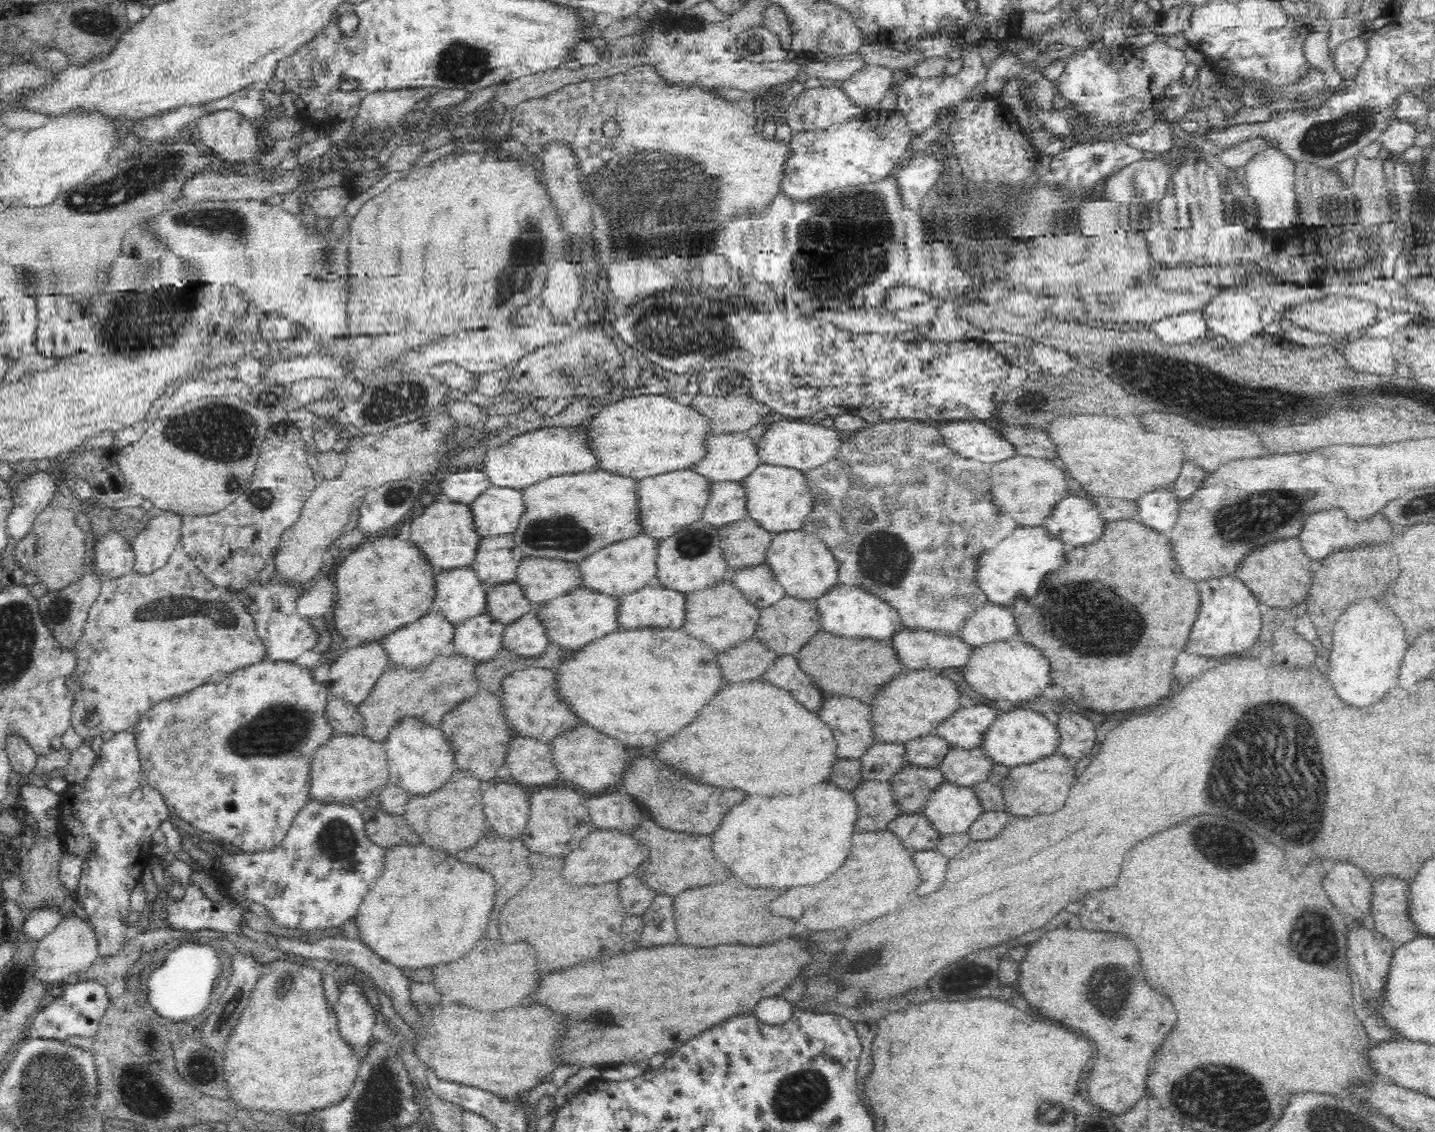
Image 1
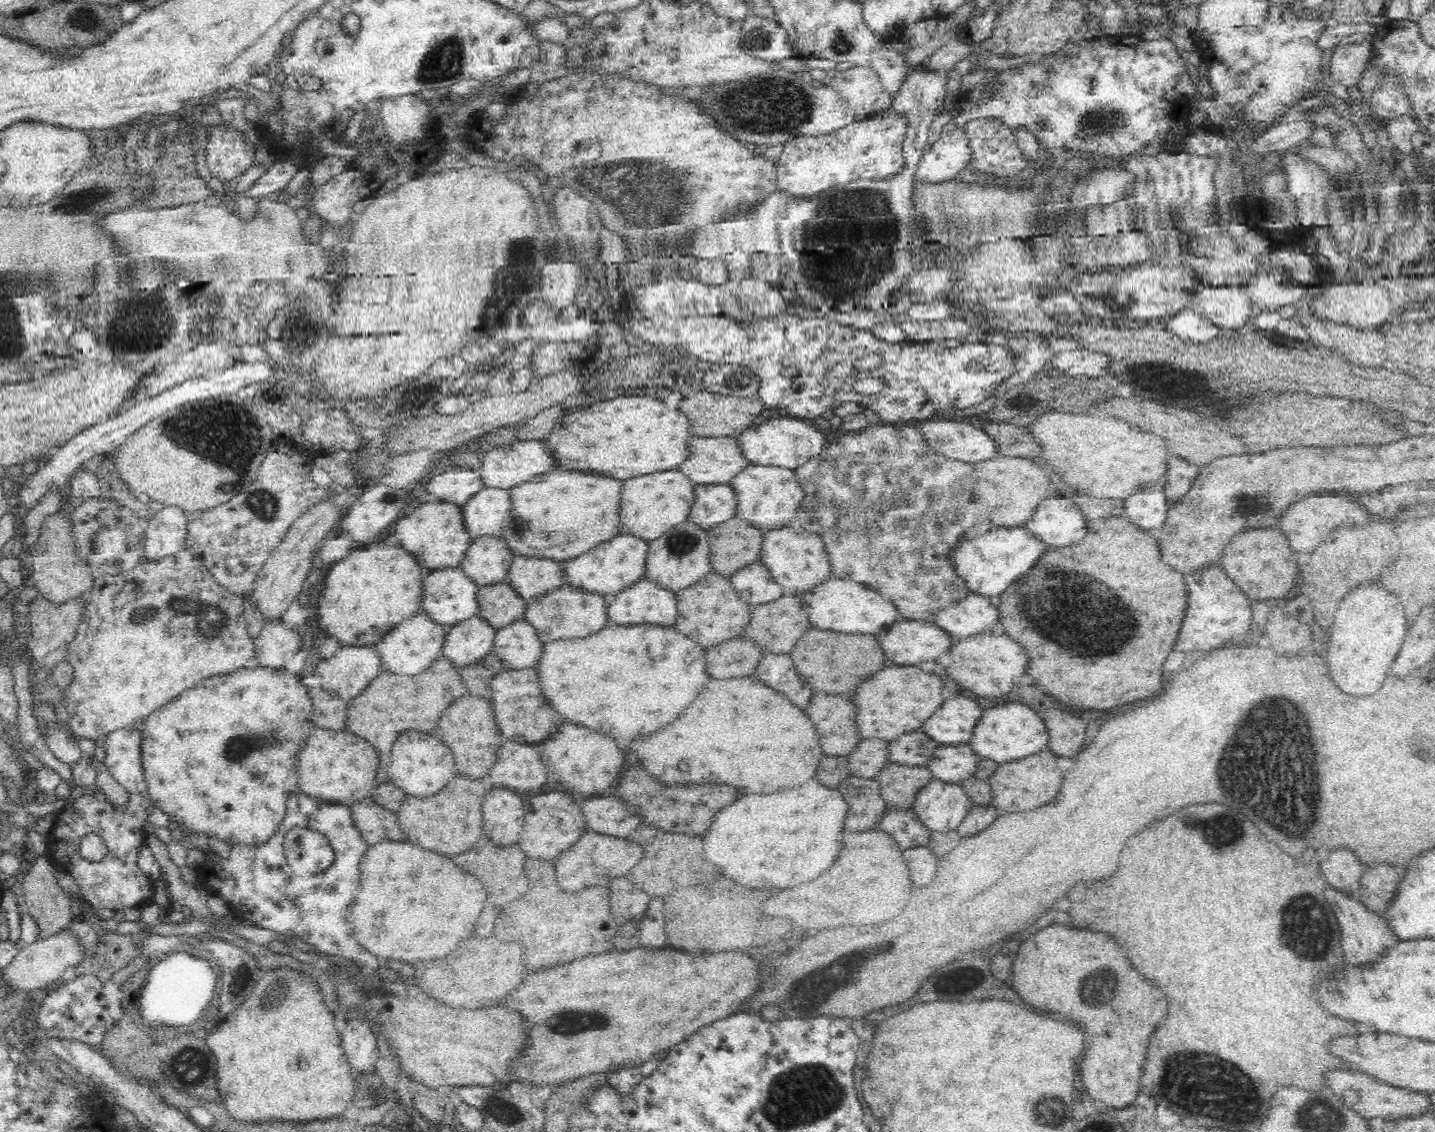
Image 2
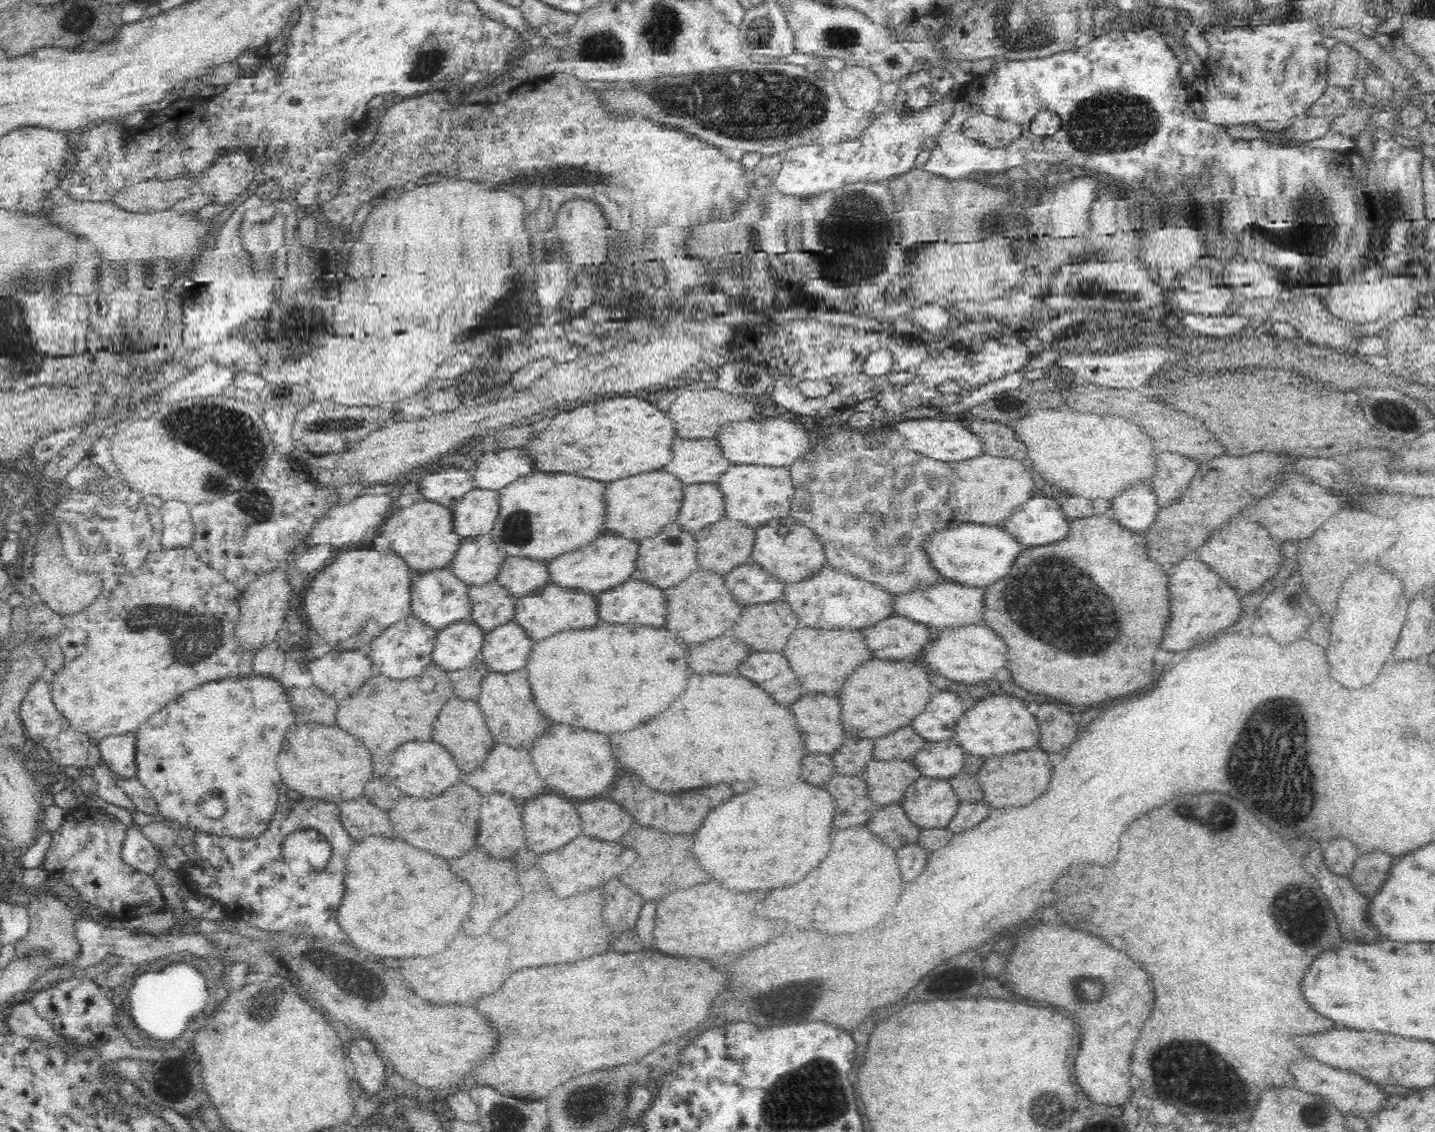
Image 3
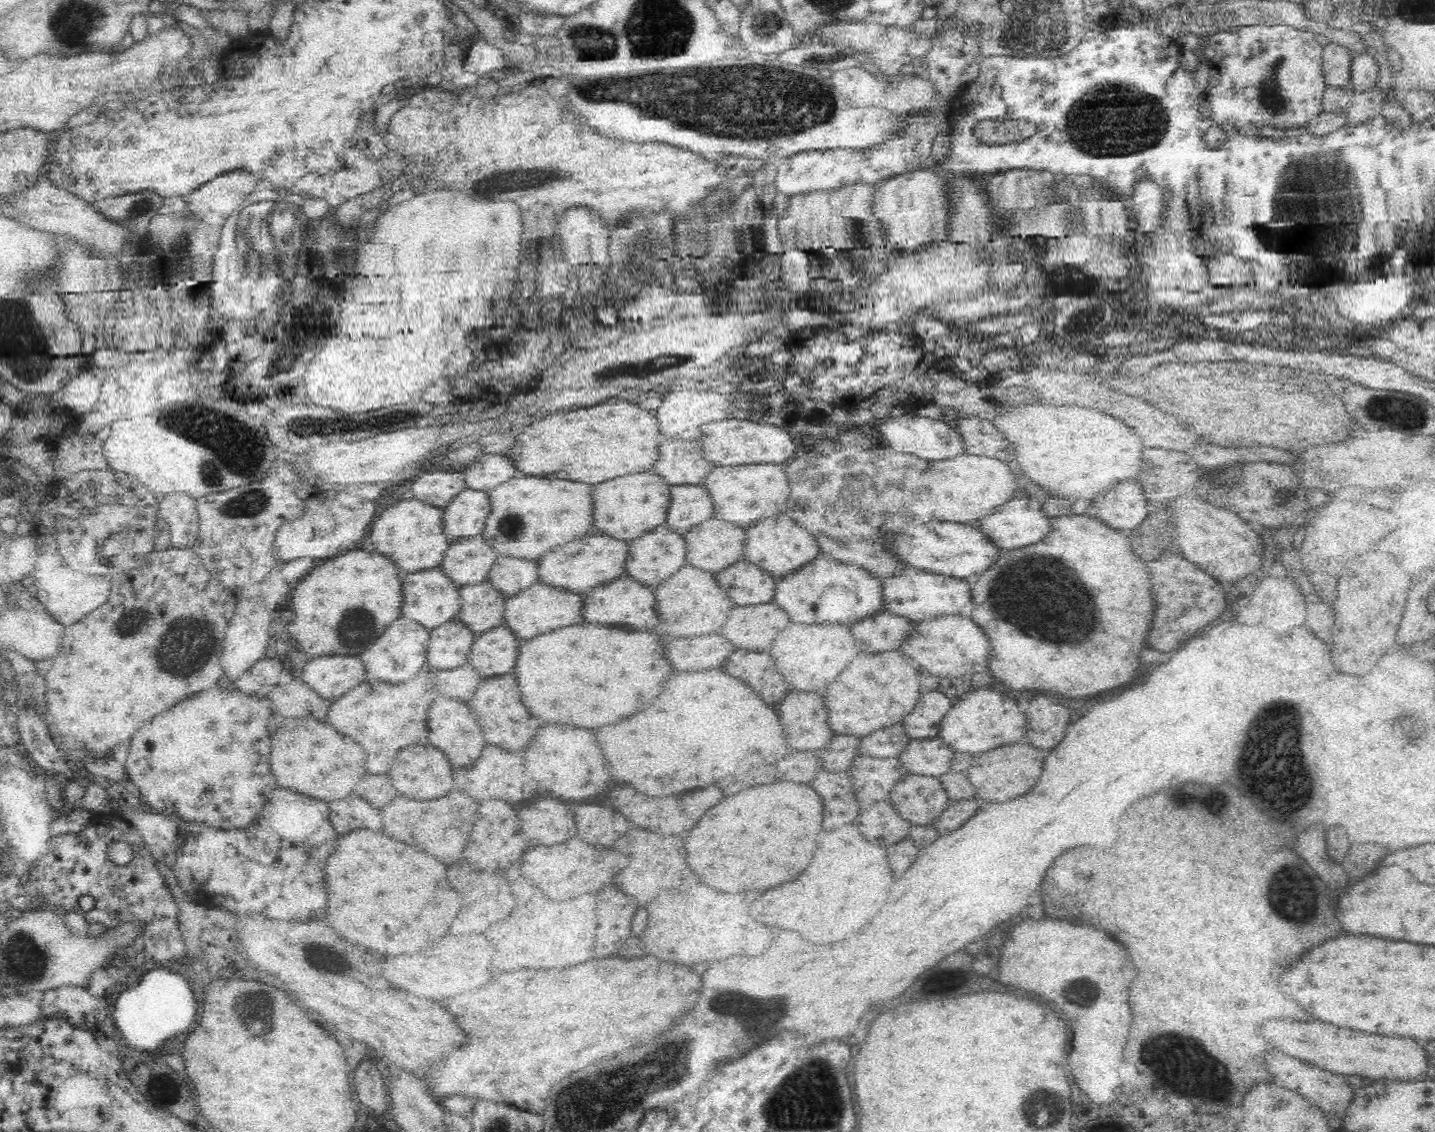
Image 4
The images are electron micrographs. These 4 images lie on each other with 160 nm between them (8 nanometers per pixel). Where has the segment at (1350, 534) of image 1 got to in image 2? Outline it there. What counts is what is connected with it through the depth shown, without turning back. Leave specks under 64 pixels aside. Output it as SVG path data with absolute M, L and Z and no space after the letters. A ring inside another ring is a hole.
M1314 491L1310 496L1290 504L1290 508L1286 508L1286 512L1282 512L1276 528L1286 536L1288 544L1292 546L1292 550L1296 552L1312 552L1320 540L1324 540L1326 532L1332 532L1336 526L1342 524L1362 524L1362 522L1370 522L1368 520L1368 512L1356 504L1350 498L1344 498L1344 494L1336 494L1326 492L1319 494Z

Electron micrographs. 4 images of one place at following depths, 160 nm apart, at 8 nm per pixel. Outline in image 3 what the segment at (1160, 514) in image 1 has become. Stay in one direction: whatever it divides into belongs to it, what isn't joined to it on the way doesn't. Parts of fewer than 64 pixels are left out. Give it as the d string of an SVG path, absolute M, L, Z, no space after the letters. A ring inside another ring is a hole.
M1150 480L1132 484L1122 494L1112 498L1110 510L1112 518L1120 526L1134 532L1144 532L1156 516L1156 496L1150 490Z

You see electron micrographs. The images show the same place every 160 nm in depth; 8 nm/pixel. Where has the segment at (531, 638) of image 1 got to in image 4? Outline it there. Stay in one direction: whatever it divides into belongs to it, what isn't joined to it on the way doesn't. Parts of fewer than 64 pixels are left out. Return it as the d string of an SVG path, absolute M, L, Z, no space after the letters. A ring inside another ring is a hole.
M491 628L473 640L467 662L472 664L480 678L508 674L514 668L518 642L508 628Z

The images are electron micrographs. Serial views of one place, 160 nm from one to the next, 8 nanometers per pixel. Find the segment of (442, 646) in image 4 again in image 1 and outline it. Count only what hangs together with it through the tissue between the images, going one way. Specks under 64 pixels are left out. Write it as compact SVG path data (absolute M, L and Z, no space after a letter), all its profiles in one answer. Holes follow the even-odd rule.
M487 613L455 625L453 644L449 652L483 662L491 659L502 648L505 625Z

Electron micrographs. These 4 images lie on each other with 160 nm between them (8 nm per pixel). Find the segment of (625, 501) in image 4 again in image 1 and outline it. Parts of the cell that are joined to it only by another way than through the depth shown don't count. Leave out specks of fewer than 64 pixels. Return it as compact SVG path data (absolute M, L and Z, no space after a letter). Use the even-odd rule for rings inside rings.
M692 469L658 473L656 476L638 480L635 486L639 532L656 540L666 539L680 528L698 521L709 497L710 482Z

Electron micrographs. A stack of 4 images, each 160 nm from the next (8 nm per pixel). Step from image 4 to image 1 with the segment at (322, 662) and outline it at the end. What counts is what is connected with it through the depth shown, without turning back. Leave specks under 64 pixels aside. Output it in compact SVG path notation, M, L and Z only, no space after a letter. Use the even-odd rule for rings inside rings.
M372 642L368 646L350 646L346 652L335 659L330 665L327 672L327 680L324 683L328 696L332 698L339 698L354 703L360 704L376 685L376 681L380 678L382 672L390 664L388 657L382 646Z

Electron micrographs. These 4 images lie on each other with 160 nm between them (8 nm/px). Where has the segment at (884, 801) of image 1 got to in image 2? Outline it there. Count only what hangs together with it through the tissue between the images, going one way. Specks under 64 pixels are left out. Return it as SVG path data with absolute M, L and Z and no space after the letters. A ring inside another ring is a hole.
M848 775L838 786L848 804L844 830L859 832L874 829L889 808L880 798L880 784L875 778Z

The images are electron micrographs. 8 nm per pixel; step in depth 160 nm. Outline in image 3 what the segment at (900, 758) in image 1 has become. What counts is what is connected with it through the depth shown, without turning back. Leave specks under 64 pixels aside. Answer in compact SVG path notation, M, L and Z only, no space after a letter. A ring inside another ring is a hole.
M846 738L840 748L832 754L834 770L844 775L858 775L872 759L872 740L870 738Z

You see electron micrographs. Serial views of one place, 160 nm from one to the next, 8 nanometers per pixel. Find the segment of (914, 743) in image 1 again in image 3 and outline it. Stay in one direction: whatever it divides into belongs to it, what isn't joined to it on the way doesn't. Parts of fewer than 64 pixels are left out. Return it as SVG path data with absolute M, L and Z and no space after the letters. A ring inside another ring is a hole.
M910 726L898 728L892 734L880 736L874 740L871 758L891 761L911 761L914 755L925 745L921 736L914 734Z

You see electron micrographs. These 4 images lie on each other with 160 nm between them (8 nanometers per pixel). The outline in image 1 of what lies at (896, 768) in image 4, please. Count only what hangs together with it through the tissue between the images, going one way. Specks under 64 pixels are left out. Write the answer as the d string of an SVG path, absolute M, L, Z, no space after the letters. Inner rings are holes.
M905 765L889 781L891 794L900 813L912 814L920 812L930 793L946 780L937 767Z

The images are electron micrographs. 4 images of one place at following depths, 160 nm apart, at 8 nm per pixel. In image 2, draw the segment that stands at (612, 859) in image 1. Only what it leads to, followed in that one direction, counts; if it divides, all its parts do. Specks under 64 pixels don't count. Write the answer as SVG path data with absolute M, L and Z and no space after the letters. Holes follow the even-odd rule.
M584 834L568 852L562 852L556 860L554 872L556 880L562 890L582 890L592 884L608 884L610 878L624 876L632 866L640 862L642 848L612 836L600 836L600 834Z

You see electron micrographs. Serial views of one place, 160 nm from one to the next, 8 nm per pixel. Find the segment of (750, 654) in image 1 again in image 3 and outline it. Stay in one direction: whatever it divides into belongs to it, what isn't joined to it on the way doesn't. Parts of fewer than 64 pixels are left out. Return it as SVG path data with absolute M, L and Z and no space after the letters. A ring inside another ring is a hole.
M718 636L714 640L706 640L700 644L688 646L688 670L702 674L702 672L718 672L726 674L738 668L738 664L746 658L750 650L746 644L736 638Z

